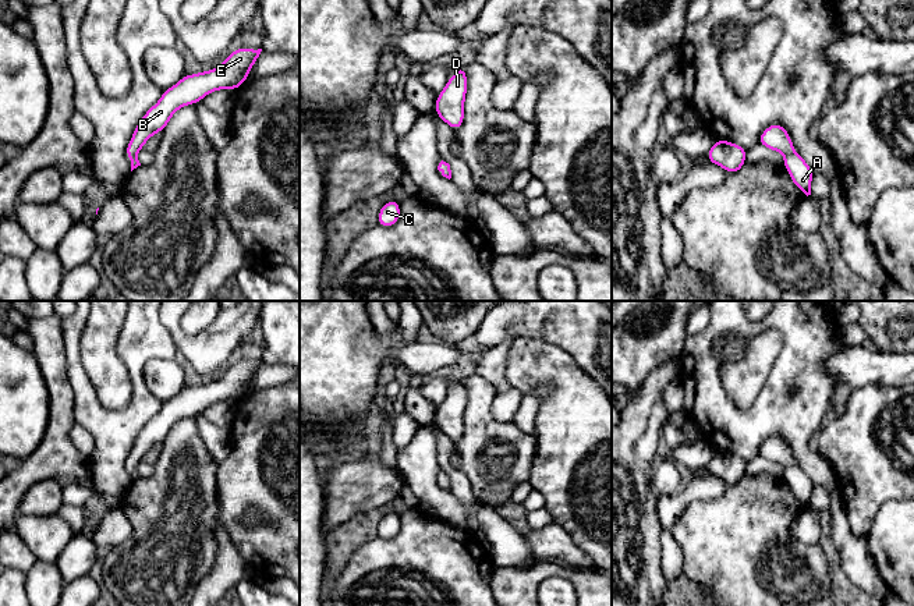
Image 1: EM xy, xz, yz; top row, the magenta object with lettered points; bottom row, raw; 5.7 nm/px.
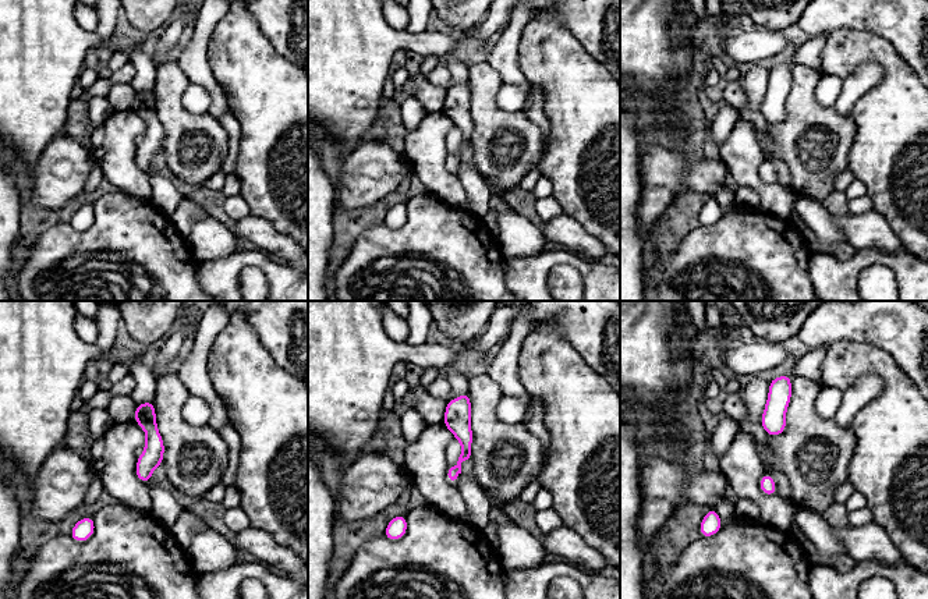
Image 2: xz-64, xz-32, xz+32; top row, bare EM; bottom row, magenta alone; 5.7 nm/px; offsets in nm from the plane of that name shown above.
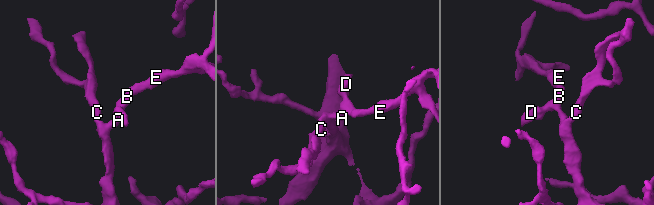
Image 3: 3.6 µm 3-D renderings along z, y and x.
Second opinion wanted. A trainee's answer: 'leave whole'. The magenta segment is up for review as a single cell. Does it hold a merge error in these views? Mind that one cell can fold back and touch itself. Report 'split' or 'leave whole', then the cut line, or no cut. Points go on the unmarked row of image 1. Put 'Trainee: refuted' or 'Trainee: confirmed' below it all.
leave whole; cut none
Trainee: confirmed

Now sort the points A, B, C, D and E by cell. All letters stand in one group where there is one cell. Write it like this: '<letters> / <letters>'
A B C D E

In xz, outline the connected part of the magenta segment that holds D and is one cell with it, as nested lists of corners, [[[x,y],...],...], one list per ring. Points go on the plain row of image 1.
[[[465,379],[456,380],[456,386],[449,390],[444,401],[439,405],[435,424],[457,443],[464,435],[464,412],[467,407]]]

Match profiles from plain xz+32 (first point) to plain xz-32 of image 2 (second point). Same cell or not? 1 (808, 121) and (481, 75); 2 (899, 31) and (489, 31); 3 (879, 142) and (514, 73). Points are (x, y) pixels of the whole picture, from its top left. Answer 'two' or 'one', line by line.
1: one
2: one
3: two

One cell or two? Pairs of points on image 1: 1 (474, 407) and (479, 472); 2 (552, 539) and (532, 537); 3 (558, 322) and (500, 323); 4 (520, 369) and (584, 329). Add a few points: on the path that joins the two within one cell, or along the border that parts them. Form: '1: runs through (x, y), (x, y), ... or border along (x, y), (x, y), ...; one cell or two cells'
1: runs through (478, 424), (479, 456); one cell
2: runs through (548, 539), (537, 539); one cell
3: runs through (544, 316), (514, 318); one cell
4: border along (525, 336), (545, 339), (560, 346), (581, 367); two cells

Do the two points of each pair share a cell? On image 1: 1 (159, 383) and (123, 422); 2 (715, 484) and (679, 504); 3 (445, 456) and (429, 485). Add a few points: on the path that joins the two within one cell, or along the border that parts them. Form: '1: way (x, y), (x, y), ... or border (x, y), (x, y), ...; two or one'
1: border (152, 358), (144, 368), (144, 382), (162, 403); two
2: way (707, 486), (701, 486), (687, 496); one
3: border (435, 435), (436, 459), (442, 471); two

